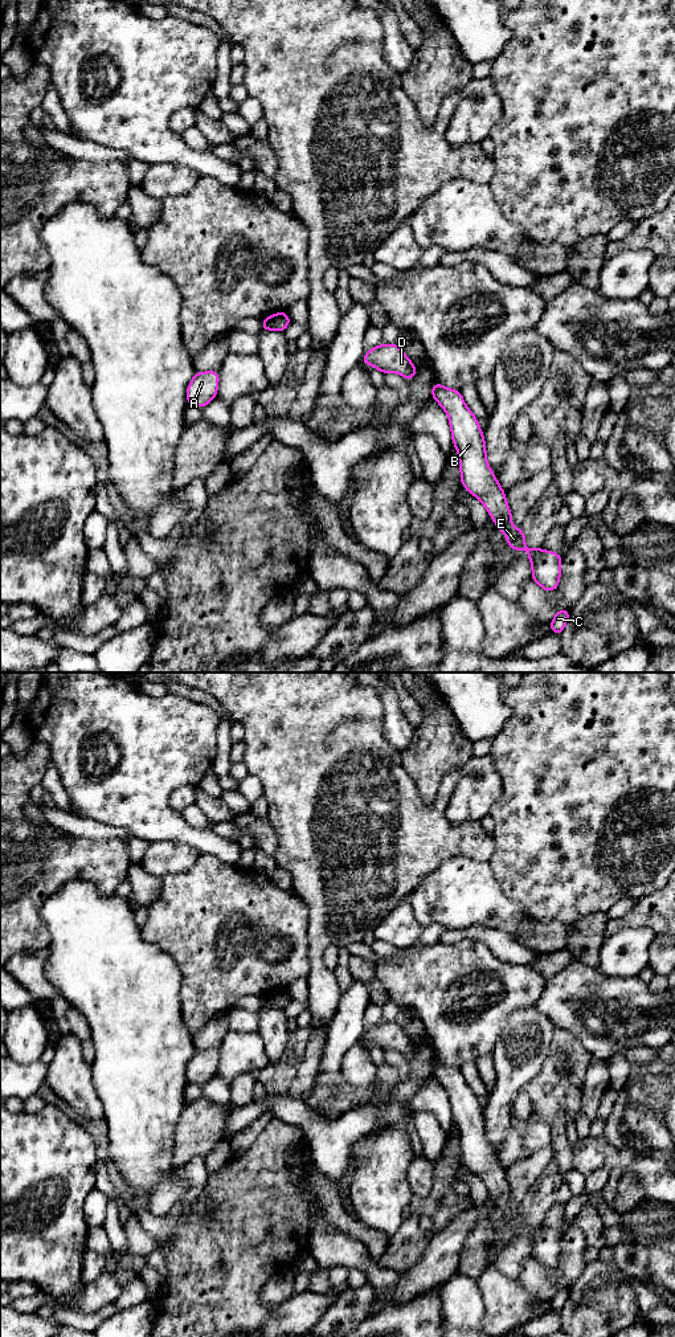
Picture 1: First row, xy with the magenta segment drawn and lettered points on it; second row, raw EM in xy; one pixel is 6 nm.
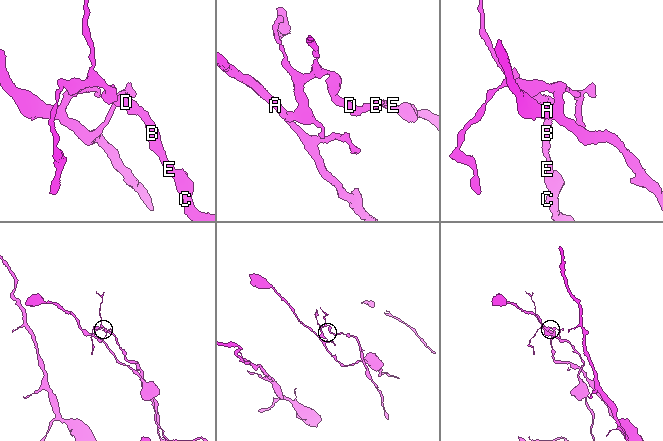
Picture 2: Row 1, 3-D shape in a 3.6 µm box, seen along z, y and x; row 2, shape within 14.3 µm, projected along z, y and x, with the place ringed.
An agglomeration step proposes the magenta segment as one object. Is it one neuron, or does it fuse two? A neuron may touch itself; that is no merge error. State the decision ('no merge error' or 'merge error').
merge error

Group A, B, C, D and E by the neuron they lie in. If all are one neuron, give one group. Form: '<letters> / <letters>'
A / B C D E

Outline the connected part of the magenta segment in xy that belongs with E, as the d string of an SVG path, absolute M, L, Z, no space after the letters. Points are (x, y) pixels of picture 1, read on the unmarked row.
M434 1059L431 1075L449 1095L453 1121L459 1134L461 1160L465 1168L484 1182L488 1193L495 1199L496 1207L506 1211L511 1227L527 1228L532 1240L532 1258L545 1269L555 1268L560 1260L562 1232L543 1228L540 1224L527 1226L524 1223L527 1215L521 1205L511 1205L514 1195L504 1168L487 1141L484 1112L479 1105L479 1099L466 1084L461 1068L447 1067Z

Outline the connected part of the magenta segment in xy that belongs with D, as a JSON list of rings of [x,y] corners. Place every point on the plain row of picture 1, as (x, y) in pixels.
[[[396,1021],[373,1025],[360,1042],[372,1042],[381,1051],[394,1050],[406,1058],[412,1058],[418,1047]]]

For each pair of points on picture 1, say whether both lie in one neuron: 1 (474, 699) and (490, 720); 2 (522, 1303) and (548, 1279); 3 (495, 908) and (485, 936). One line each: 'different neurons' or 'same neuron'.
1: same neuron
2: different neurons
3: different neurons

